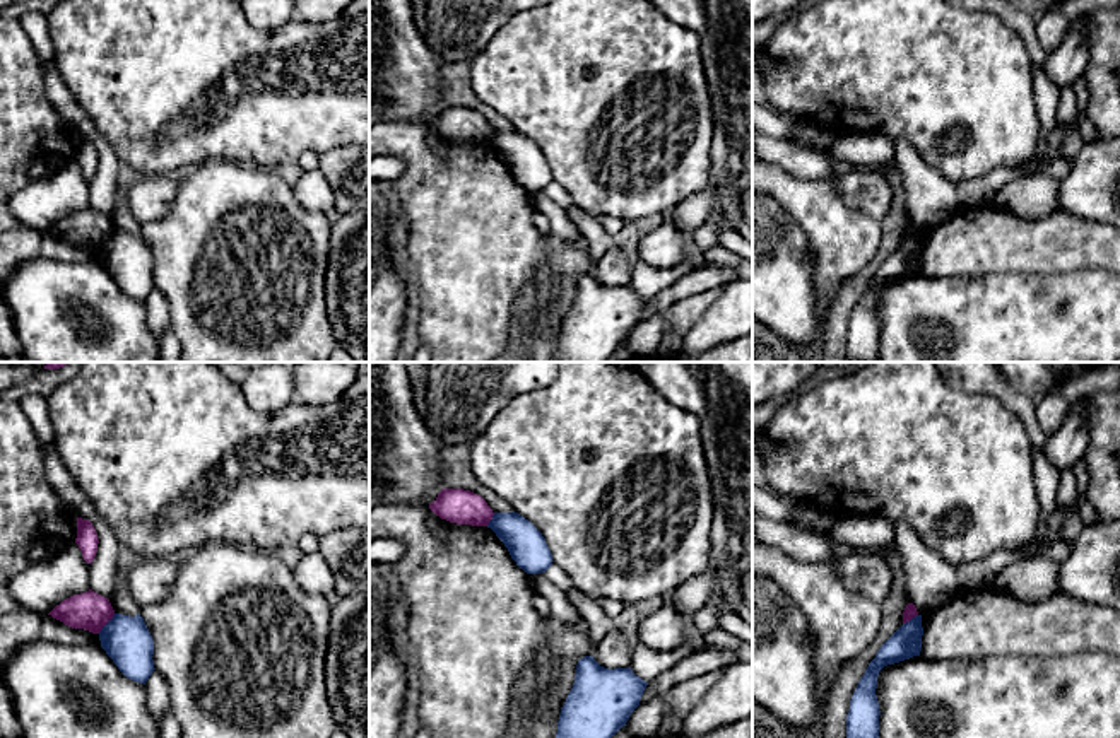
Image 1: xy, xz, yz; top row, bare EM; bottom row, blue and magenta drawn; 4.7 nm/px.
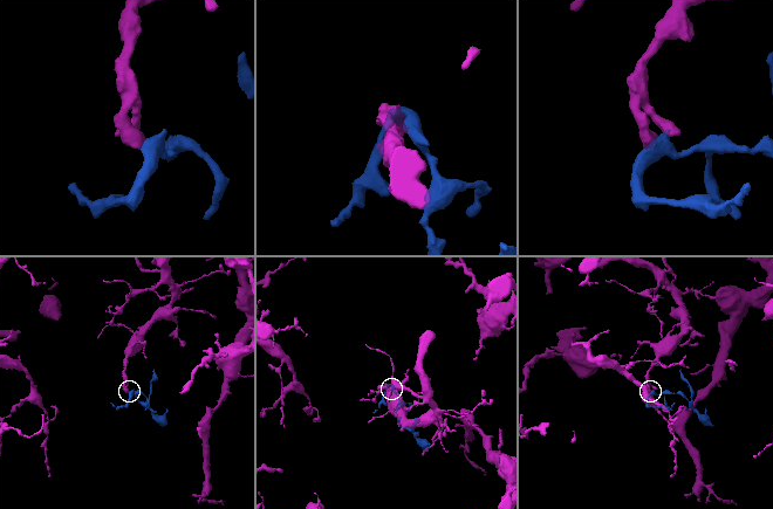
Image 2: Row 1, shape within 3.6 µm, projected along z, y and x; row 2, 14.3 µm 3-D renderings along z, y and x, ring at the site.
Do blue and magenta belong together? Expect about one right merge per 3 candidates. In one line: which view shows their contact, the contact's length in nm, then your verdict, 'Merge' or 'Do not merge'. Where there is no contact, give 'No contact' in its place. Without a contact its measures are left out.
Touches blue in xy. Shared border 130 nm. Do not merge

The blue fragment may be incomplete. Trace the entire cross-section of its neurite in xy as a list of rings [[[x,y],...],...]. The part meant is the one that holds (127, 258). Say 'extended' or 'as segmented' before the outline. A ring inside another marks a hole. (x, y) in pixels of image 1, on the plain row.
as segmented; [[[115,231],[101,246],[99,258],[127,296],[145,302],[156,287],[154,258],[140,231],[135,234]]]

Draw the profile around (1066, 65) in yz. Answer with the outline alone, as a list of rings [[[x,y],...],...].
[[[1077,15],[1070,19],[1069,31],[1057,50],[1048,53],[1045,73],[1060,89],[1074,85],[1084,77],[1089,63],[1089,34],[1086,31],[1086,17]]]

